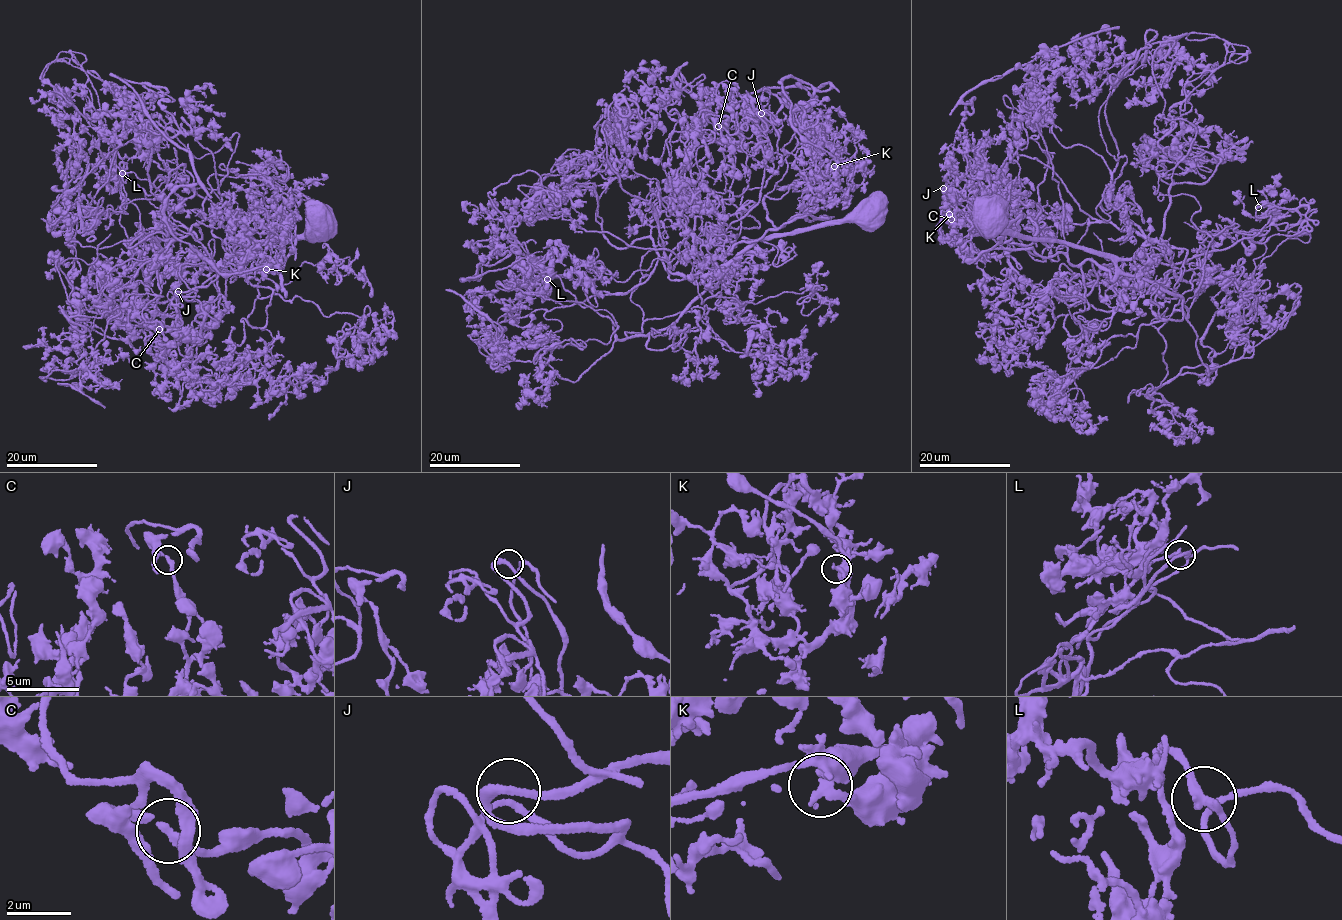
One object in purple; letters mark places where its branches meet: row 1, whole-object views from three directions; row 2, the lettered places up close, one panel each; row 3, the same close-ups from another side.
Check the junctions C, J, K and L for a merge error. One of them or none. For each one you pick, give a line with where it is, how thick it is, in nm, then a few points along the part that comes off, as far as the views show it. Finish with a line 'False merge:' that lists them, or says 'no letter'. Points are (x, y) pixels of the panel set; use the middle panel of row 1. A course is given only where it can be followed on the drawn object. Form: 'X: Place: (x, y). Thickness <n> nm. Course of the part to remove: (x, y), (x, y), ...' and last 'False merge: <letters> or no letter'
K: Place: (834, 166). Thickness 420 nm. Course of the part to remove: (834, 166), (832, 156), (798, 134), (782, 81), (790, 74), (823, 91), (829, 83), (761, 87), (710, 100)
False merge: K

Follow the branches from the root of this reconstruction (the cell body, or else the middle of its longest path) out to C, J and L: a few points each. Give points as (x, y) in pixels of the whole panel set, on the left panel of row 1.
C: (320, 219), (278, 240), (192, 225), (157, 272), (156, 311), (181, 313), (161, 295), (141, 311), (159, 329)
J: (320, 219), (280, 271), (240, 251), (233, 280), (214, 264), (219, 275), (204, 288), (178, 291)
L: (320, 219), (258, 240), (215, 216), (195, 225), (197, 239), (159, 189), (122, 173)

